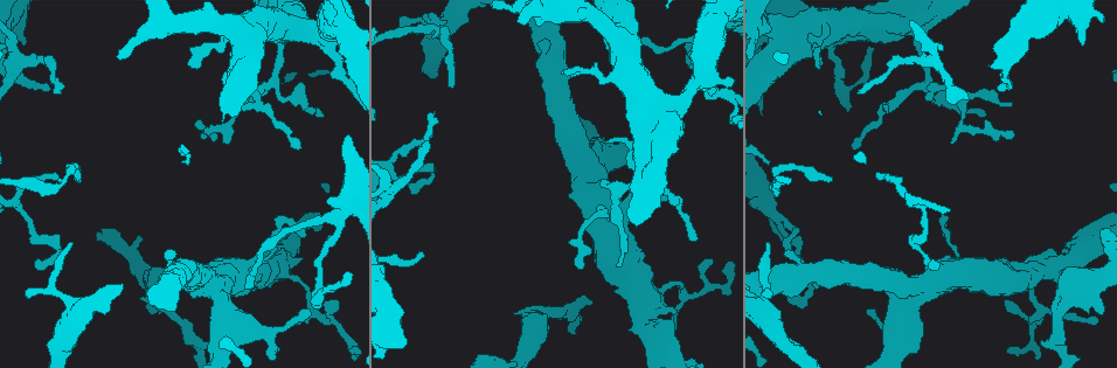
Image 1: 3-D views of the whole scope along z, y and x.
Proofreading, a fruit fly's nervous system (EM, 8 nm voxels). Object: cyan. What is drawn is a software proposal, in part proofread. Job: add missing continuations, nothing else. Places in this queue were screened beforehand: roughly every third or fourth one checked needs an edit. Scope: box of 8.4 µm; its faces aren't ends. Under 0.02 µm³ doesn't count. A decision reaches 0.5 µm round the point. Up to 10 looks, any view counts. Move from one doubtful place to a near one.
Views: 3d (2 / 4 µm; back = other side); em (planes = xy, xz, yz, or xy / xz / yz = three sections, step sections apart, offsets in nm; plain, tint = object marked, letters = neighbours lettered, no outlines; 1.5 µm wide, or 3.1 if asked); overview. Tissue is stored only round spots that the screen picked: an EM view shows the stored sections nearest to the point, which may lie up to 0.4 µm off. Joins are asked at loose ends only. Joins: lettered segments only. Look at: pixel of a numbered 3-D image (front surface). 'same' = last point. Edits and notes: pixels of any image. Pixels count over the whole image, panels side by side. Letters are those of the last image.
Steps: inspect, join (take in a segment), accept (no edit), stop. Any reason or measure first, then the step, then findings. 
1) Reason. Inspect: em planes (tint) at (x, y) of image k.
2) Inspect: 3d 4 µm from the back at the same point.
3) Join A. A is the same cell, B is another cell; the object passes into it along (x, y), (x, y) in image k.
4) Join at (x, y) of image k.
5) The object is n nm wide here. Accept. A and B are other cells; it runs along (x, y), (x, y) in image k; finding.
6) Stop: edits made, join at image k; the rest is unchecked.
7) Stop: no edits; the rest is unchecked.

Stops while still wide. Inspect: 3d 2 µm from the back at (301, 258) of image 1.

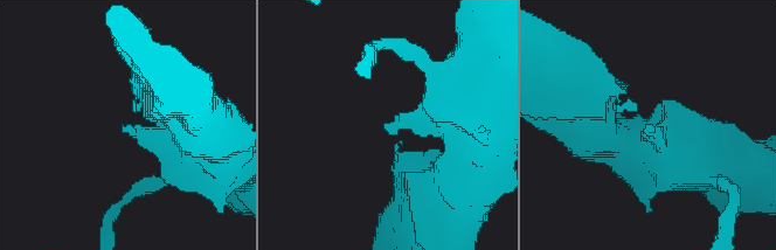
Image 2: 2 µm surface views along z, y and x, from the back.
Inspect: em xz step 4 (tint) at (123, 126) of image 2.

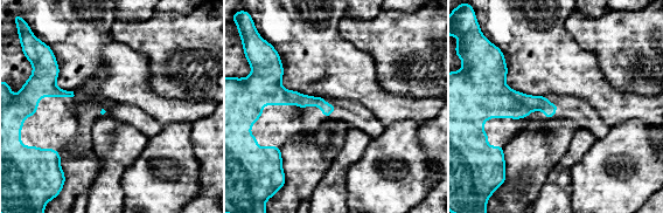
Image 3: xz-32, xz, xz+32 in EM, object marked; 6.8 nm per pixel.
Inspect: em xy step 4 (letters) at the same point.

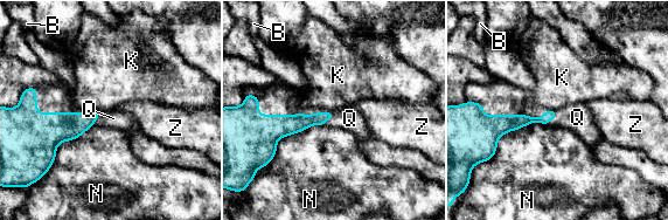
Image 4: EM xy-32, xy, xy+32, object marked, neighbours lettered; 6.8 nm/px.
Join Q. Q is the same cell, B, K, N and Z are other cells; the object passes into it along (516, 122), (552, 118), (577, 117) in image 4; the cell continues.

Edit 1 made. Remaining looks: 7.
Branch stops here. Inspect: 3d 2 µm at (298, 324) of image 1.

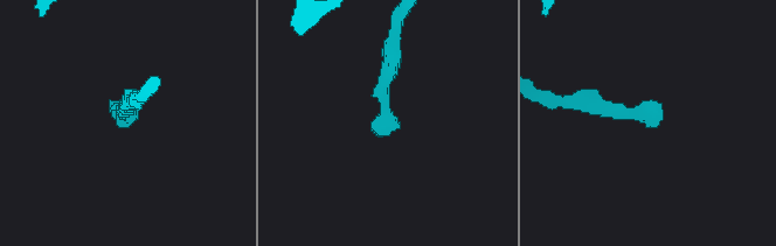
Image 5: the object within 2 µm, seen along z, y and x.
Shape alone is not enough. Inspect: em planes (letters) at (122, 126) of image 5.

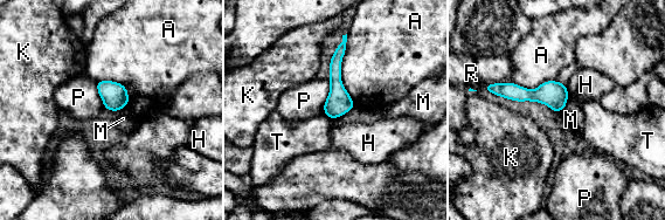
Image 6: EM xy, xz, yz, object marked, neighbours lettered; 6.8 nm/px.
Accept. A, H, K, M, P, R and T are other cells; it runs along (489, 88), (565, 97) in image 6; no lettered segment goes on from it.

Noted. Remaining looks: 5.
An open end. Inspect: em yz step 4 (letters) at (38, 262) of image 1.

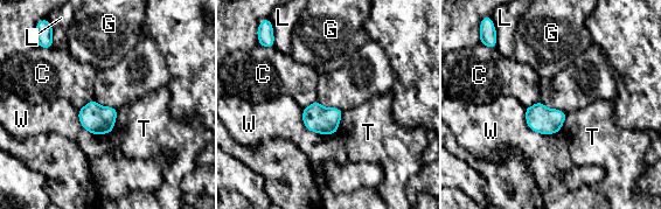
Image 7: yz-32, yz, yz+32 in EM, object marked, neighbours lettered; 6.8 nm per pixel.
Another direction. Inspect: em planes (letters) at the same point.

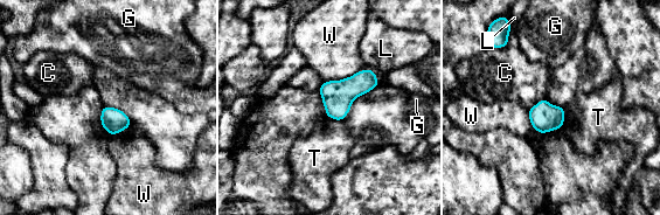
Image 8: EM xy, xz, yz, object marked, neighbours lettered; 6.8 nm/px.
Accept. C, G, L, T and W are other cells; none of them fits.

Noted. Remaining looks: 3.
Free end. Inspect: 3d 2 µm at (80, 180) of image 1.

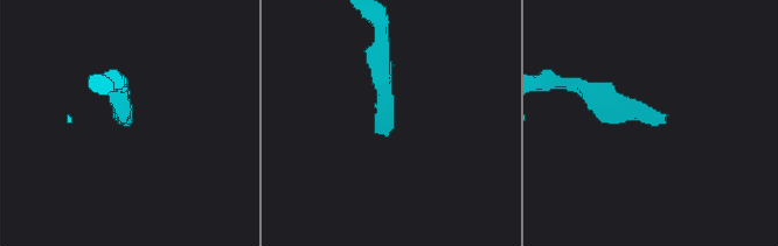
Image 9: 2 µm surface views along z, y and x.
Inspect: em xz step 8 (letters) at (661, 121) of image 9.

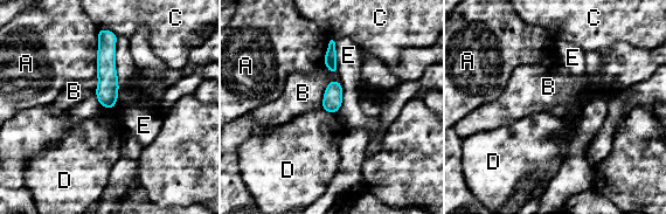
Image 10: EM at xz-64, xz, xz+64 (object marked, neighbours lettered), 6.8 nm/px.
The object is 140 nm wide here; the longest contact is with E, 380 nm. Accept. A, B, C, D and E are other cells; no lettered segment goes on from it.

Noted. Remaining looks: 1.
Stop: edits made, join at image 4; the rest is unchecked.

